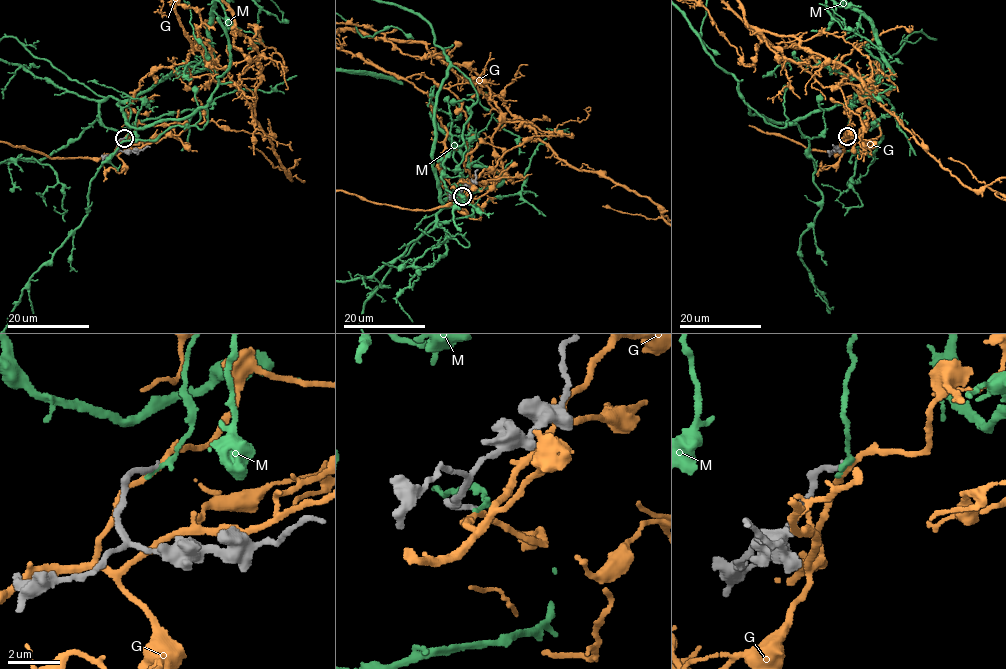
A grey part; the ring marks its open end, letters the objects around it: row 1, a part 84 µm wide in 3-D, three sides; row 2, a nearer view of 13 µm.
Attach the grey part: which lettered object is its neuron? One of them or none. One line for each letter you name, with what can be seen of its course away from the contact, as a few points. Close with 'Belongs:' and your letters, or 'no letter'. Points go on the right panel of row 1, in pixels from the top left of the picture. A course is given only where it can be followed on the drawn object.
Belongs: no letter

